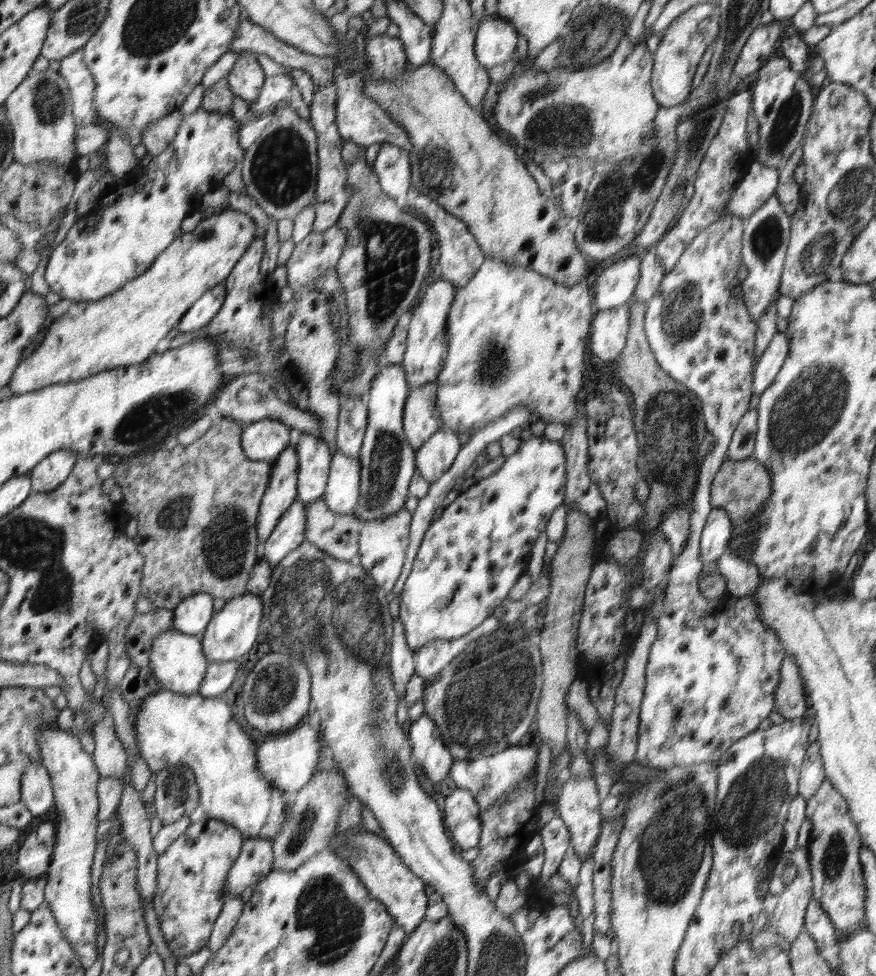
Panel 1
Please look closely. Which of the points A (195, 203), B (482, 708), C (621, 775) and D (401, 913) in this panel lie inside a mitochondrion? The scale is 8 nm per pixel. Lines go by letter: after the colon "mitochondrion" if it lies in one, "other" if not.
A: other
B: mitochondrion
C: other
D: other

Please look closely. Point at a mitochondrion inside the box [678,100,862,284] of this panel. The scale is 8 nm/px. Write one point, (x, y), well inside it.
(766, 238)

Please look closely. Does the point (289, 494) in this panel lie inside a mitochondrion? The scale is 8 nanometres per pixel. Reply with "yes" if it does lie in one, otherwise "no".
no

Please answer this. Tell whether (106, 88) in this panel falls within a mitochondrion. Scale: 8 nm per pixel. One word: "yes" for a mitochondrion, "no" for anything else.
no

